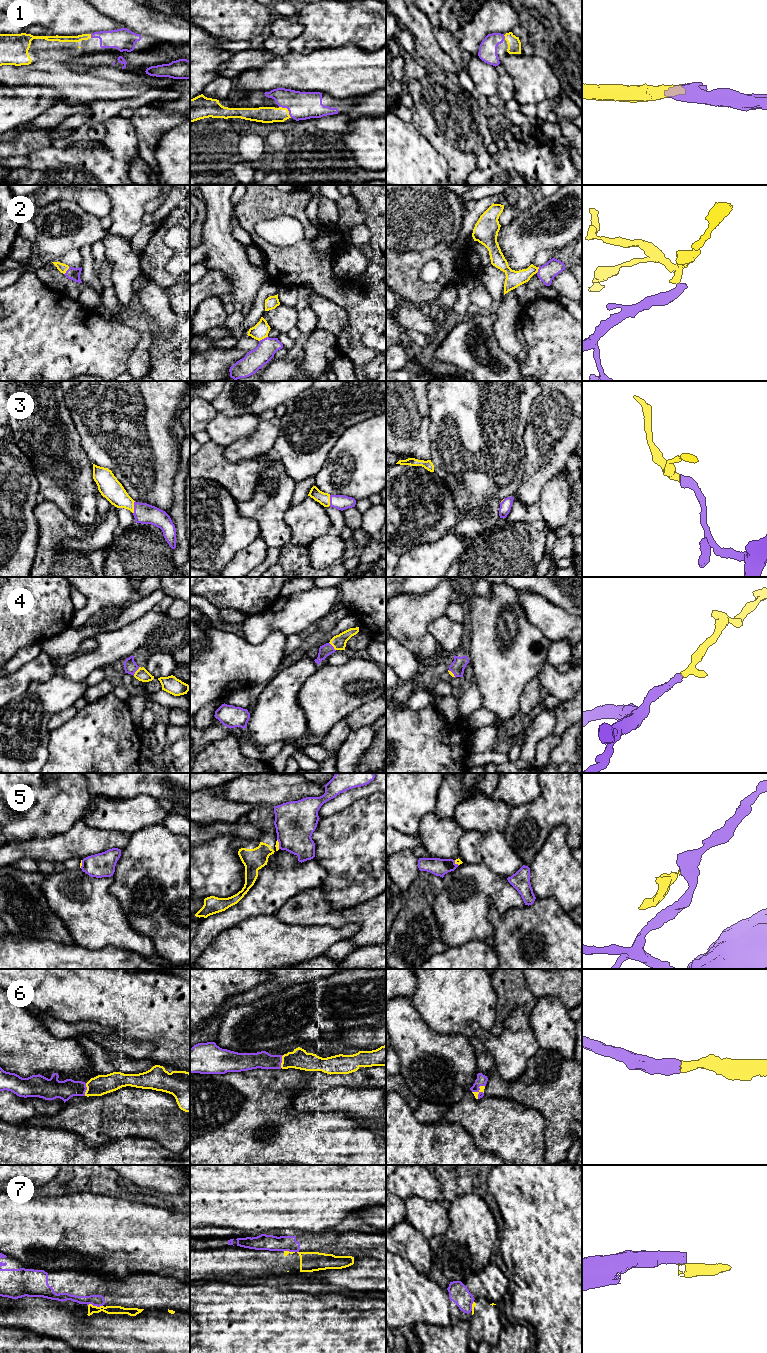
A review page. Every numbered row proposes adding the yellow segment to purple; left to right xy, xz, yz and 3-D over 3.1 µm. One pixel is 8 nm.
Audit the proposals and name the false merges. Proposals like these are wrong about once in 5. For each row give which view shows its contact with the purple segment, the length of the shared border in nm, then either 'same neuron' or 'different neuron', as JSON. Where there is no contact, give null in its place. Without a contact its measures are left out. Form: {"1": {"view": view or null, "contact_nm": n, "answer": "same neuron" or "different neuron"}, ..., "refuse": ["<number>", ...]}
{"1": {"view": "xz", "contact_nm": 140, "answer": "same neuron"}, "2": {"view": "xz", "contact_nm": 80, "answer": "same neuron"}, "3": {"view": "xy", "contact_nm": 110, "answer": "same neuron"}, "4": {"view": "xy", "contact_nm": 90, "answer": "same neuron"}, "5": {"view": "xz", "contact_nm": 80, "answer": "different neuron"}, "6": {"view": "yz", "contact_nm": 130, "answer": "same neuron"}, "7": {"view": "xy", "contact_nm": 130, "answer": "different neuron"}, "refuse": ["5", "7"]}

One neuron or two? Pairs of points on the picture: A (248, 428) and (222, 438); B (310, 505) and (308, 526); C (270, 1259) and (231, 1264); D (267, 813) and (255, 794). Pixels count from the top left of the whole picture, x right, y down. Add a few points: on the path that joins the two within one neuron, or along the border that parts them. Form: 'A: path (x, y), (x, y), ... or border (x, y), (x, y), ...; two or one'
A: path (242, 428), (233, 428), (228, 433); one
B: path (309, 510), (307, 521); one
C: path (260, 1263), (241, 1263); one
D: border (258, 803), (268, 803), (273, 806); two

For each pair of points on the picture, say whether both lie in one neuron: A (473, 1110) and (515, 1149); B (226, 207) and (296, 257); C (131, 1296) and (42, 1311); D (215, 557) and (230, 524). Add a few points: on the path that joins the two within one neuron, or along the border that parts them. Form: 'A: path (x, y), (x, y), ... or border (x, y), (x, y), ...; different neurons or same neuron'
A: path (483, 1118), (505, 1139); same neuron
B: border (234, 209), (234, 215), (238, 222); different neurons
C: border (103, 1305), (129, 1308); different neurons
D: path (215, 549), (215, 539), (222, 532); same neuron

